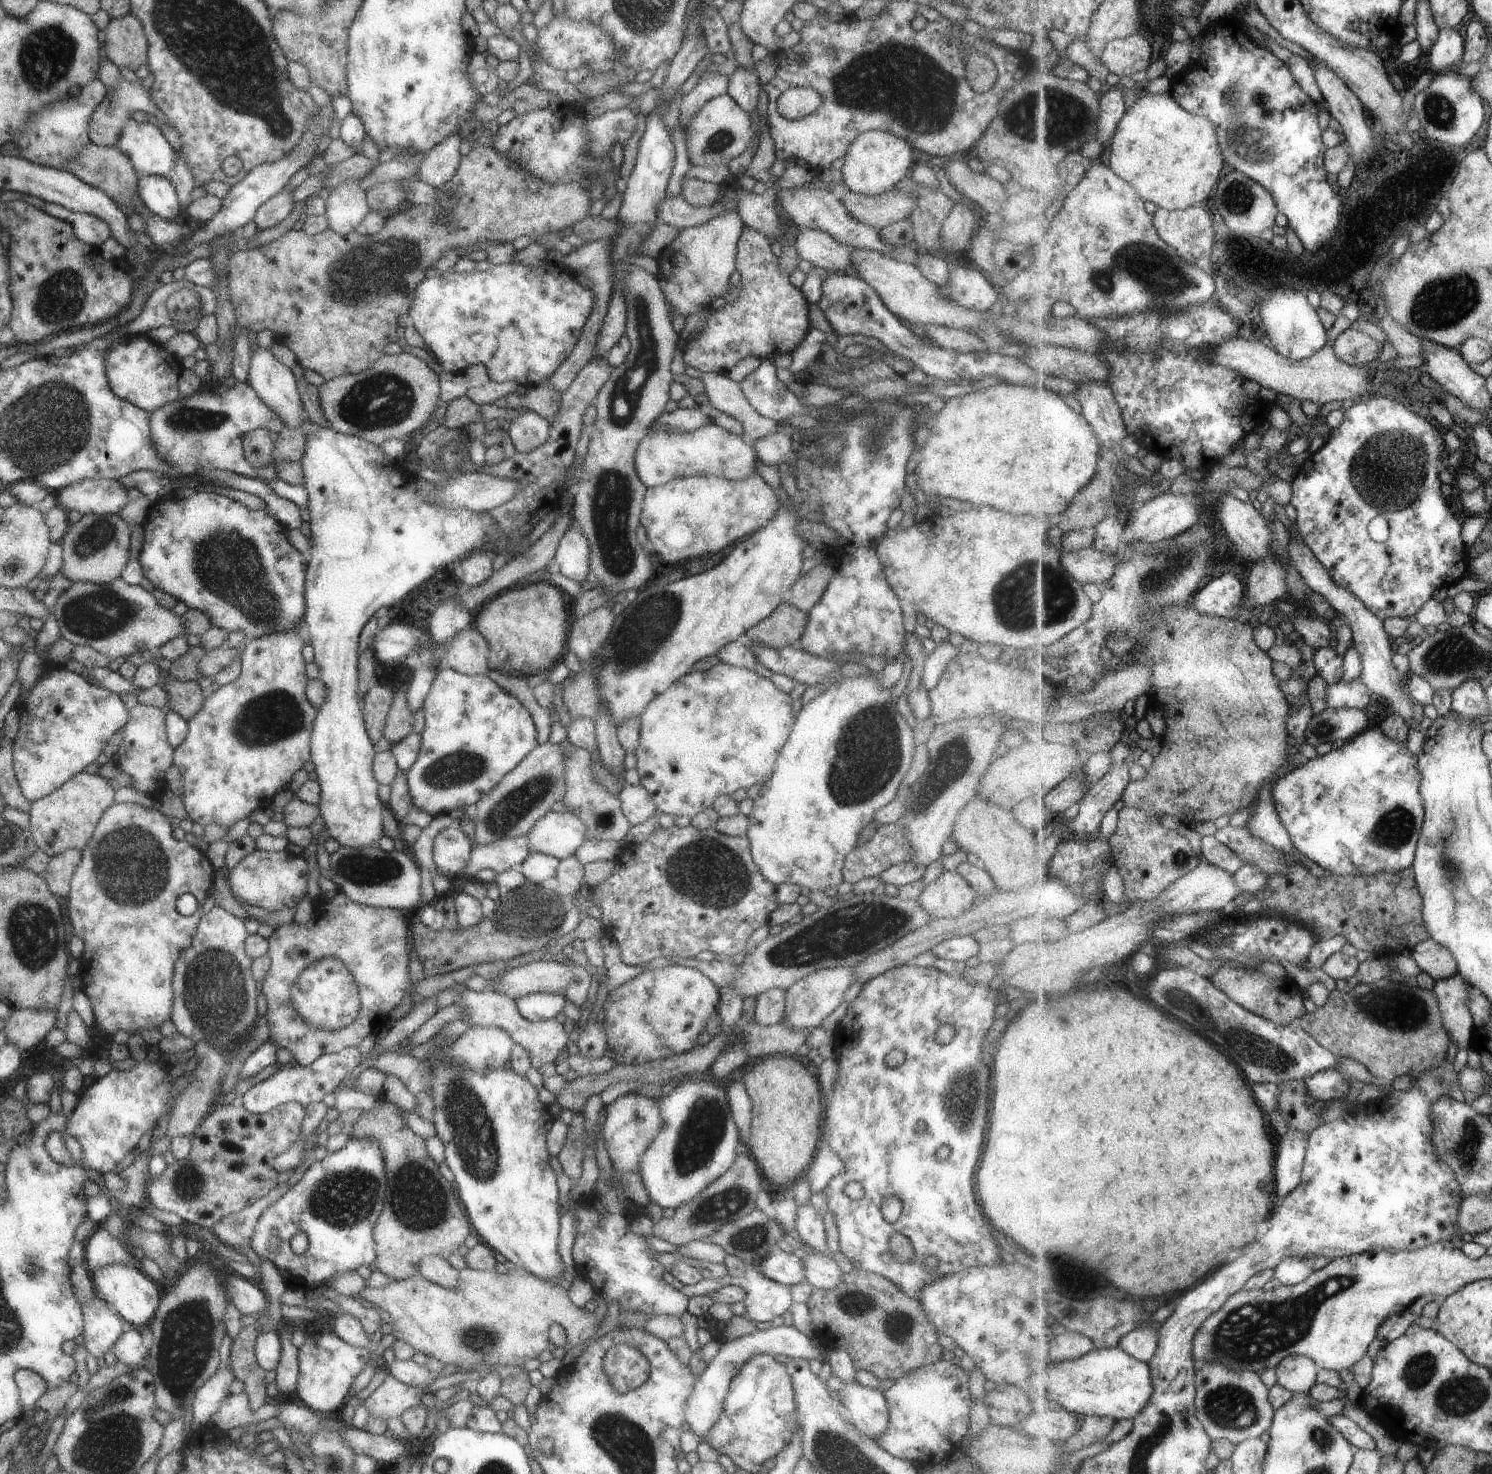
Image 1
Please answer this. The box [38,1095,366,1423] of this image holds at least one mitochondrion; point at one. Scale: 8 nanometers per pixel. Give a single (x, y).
(184, 1348)

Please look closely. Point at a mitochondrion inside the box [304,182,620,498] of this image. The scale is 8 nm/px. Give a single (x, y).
(366, 274)

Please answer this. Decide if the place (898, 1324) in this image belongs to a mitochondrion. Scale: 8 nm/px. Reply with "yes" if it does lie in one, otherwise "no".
yes

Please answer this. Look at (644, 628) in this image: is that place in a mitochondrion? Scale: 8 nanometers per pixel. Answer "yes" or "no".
yes

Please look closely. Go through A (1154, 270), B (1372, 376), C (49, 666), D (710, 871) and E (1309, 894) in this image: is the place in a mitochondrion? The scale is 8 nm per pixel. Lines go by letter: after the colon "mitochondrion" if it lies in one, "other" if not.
A: mitochondrion
B: other
C: other
D: mitochondrion
E: mitochondrion

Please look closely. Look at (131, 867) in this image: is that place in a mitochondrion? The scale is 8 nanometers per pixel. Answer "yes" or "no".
yes

